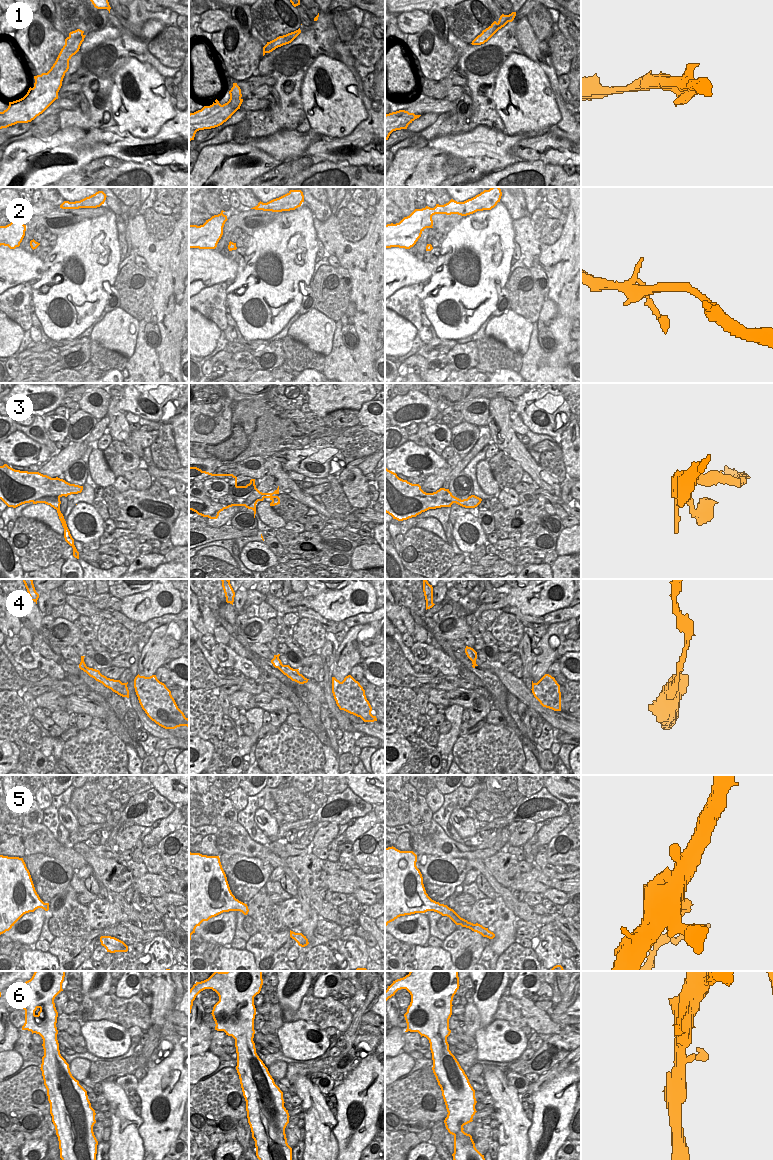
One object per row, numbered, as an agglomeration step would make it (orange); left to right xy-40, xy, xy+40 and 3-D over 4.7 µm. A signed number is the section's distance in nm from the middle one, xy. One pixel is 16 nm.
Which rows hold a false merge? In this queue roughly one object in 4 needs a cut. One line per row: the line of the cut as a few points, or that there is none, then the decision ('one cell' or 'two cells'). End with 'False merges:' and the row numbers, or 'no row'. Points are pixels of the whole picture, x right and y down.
1: no cut; one cell
2: no cut; one cell
3: no cut; one cell
4: no cut; one cell
5: cut in xy along (245, 904), (237, 910); two cells
6: no cut; one cell
False merges: 5

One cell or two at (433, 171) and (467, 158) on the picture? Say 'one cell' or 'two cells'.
two cells

